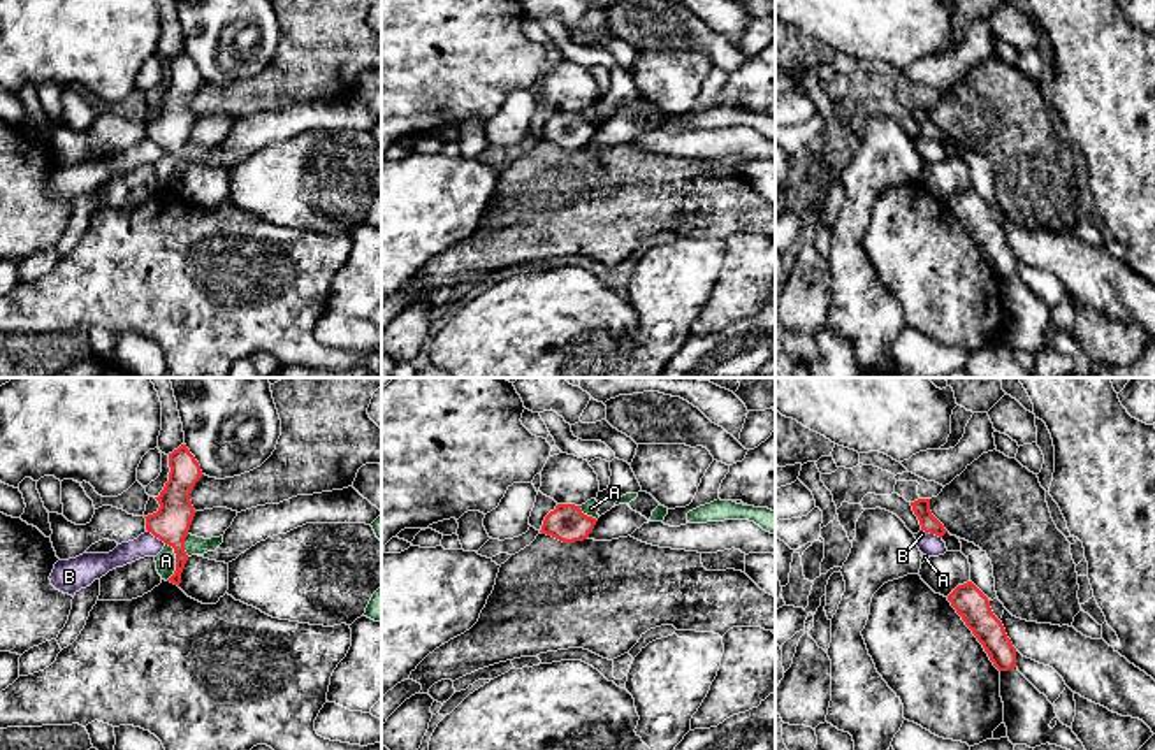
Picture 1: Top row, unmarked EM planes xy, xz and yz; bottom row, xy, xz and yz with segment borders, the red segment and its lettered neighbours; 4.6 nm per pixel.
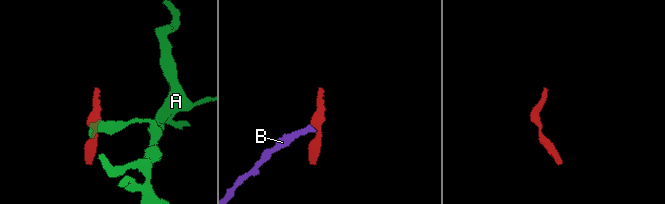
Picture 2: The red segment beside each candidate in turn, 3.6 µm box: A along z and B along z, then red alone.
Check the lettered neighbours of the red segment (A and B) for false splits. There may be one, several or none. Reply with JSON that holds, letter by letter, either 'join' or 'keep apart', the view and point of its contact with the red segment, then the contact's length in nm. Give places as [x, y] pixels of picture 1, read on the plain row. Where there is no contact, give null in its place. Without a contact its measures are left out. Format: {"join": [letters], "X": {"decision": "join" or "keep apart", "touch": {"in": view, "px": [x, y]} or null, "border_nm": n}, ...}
{"join": [], "A": {"decision": "keep apart", "touch": {"in": "xy", "px": [176, 169]}, "border_nm": 180}, "B": {"decision": "keep apart", "touch": {"in": "yz", "px": [932, 139]}, "border_nm": 100}}

